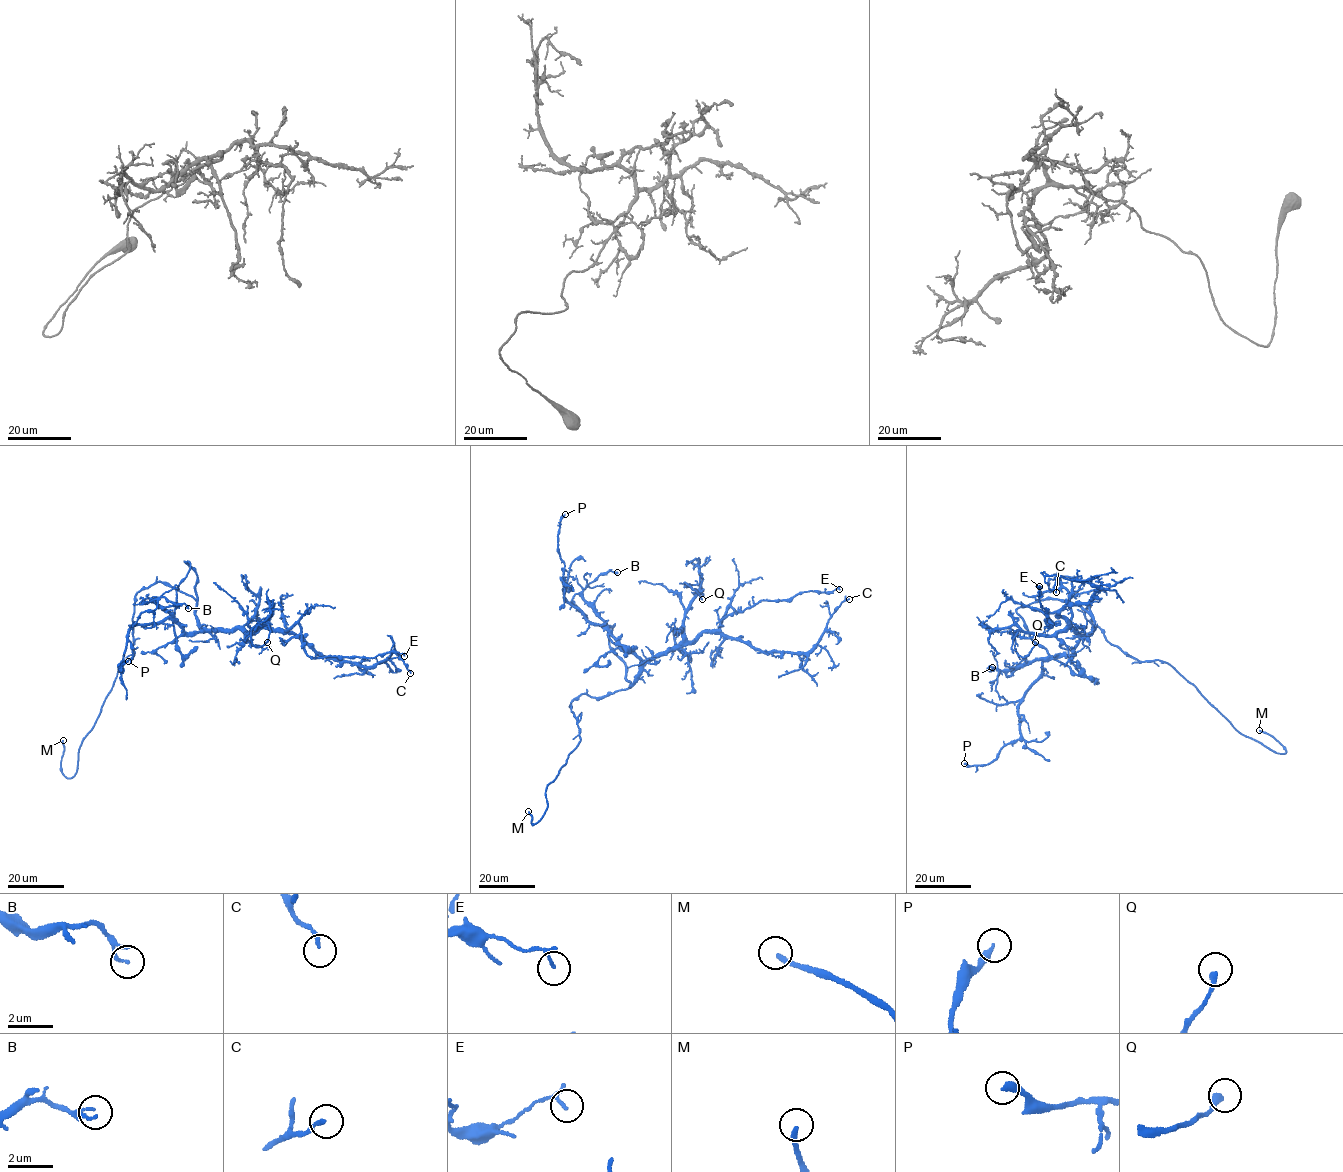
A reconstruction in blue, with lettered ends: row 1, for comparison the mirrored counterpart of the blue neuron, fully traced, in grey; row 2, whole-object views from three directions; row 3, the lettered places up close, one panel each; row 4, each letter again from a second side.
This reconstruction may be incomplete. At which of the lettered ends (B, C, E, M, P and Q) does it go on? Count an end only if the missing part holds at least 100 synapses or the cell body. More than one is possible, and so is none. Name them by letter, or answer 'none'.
M

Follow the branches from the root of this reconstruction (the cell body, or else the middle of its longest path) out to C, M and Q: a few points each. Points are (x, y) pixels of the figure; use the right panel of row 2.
C: (1089, 606), (1094, 626), (1083, 635), (1058, 616), (1068, 602), (1090, 601), (1098, 586), (1060, 576), (1056, 592)
M: (1089, 606), (1084, 616), (1110, 643), (1140, 661), (1170, 664), (1242, 734), (1286, 752), (1259, 730)
Q: (1089, 606), (1094, 626), (1085, 635), (1072, 625), (1050, 635), (1011, 627), (1019, 655), (1027, 655), (1035, 642)

